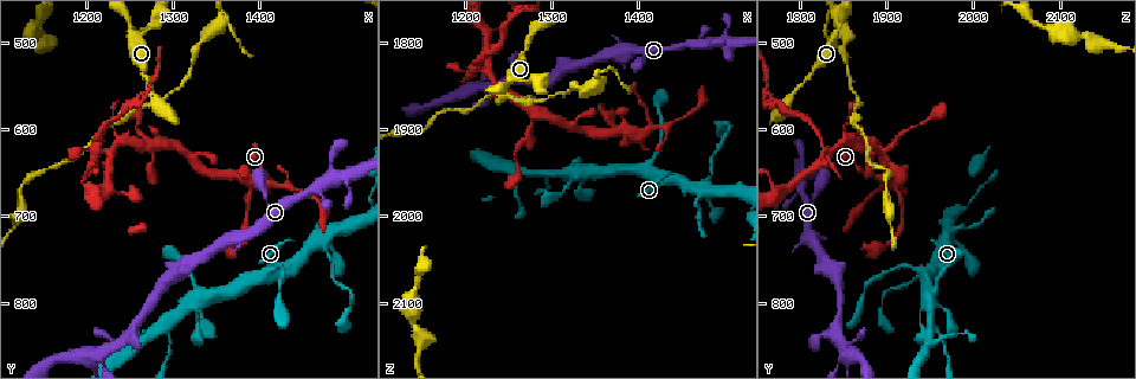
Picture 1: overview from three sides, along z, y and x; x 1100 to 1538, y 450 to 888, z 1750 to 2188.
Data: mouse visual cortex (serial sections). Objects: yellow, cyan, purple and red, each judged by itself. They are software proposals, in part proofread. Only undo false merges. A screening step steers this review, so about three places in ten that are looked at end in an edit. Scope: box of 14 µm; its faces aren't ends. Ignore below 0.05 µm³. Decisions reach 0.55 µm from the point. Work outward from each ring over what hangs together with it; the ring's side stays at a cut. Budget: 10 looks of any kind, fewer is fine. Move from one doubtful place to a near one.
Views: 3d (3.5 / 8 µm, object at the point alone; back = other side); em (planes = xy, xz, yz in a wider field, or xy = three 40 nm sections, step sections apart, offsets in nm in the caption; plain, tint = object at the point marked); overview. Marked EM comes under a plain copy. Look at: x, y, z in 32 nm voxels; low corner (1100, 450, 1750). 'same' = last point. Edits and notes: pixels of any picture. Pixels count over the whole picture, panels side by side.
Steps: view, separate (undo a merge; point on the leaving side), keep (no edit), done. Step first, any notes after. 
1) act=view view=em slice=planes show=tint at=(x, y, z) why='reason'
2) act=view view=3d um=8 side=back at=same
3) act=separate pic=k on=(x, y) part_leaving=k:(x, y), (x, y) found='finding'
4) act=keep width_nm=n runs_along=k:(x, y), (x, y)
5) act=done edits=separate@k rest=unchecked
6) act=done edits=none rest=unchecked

act=view view=3d um=3.5 at=(1420, 755, 1930) why='abrupt turn'

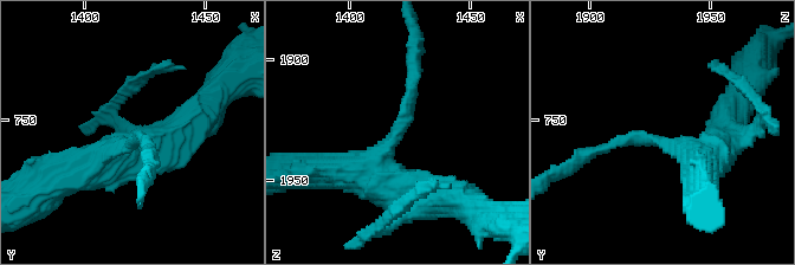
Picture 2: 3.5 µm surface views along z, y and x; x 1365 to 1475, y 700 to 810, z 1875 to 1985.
act=view view=em slice=xy step=3 show=tint at=(1419, 759, 1933)

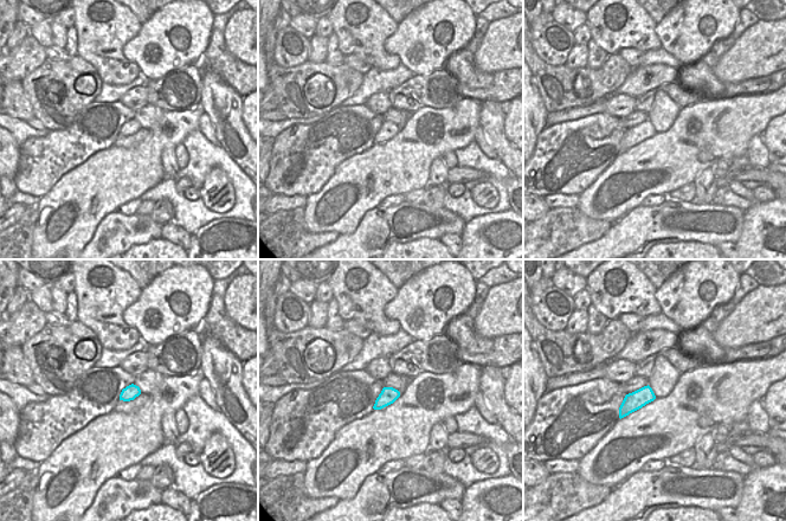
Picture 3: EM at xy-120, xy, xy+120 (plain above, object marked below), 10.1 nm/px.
act=keep width_nm=170 runs_along=2:(401, 194), (376, 176), (415, 70) found='one cell here'

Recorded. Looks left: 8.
act=view view=3d um=3.5 at=(1300, 825, 1950) why='a fork'

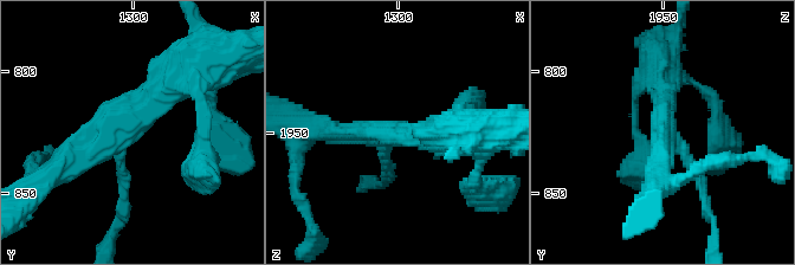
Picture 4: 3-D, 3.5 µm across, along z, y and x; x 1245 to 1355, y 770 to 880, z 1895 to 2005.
act=view view=em slice=xy step=1 show=tint at=(1296, 821, 1951) arms=3 arm_widths_nm=150,300,450 why='now the EM'

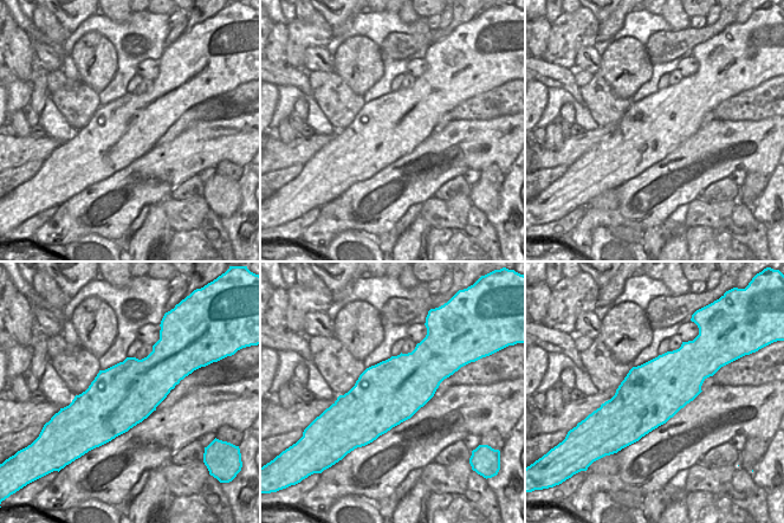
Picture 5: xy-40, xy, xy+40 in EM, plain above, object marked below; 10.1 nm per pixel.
act=keep runs_along=4:(187, 72), (57, 170) found='all the same cell'

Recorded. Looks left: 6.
act=view view=3d um=8 at=(1235, 845, 1850) why='arms run side by side'

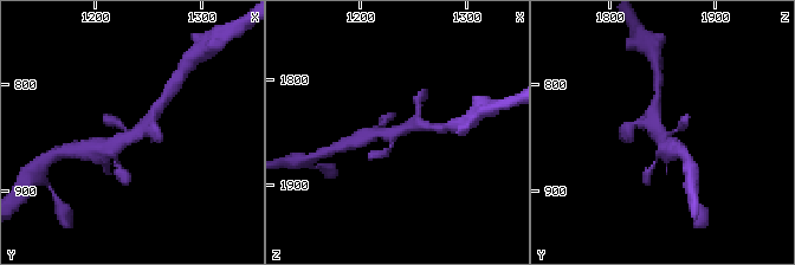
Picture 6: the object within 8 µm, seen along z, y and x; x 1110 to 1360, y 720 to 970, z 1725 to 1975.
act=view view=3d um=3.5 at=(1230, 848, 1850)

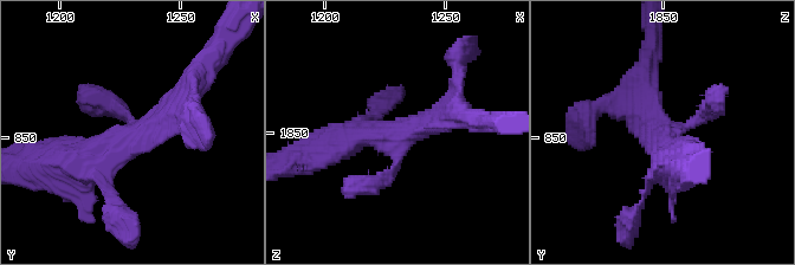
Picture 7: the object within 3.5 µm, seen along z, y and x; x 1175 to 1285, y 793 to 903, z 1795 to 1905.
act=view view=em slice=xy step=2 show=tint at=(1232, 849, 1850)

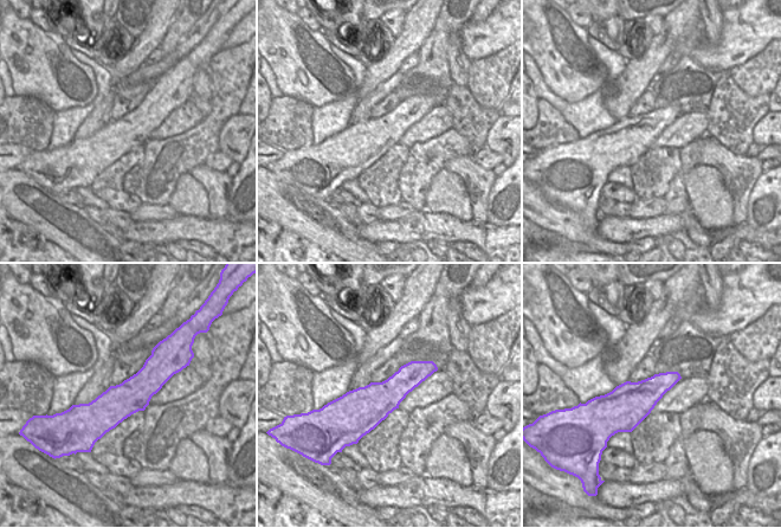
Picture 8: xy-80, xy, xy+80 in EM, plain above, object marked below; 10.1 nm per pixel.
act=keep runs_along=8:(169, 373), (108, 410), (76, 410) found='one cell here'

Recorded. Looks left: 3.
act=view view=em slice=xy step=3 show=tint at=(1280, 615, 1880) why='arms run side by side'

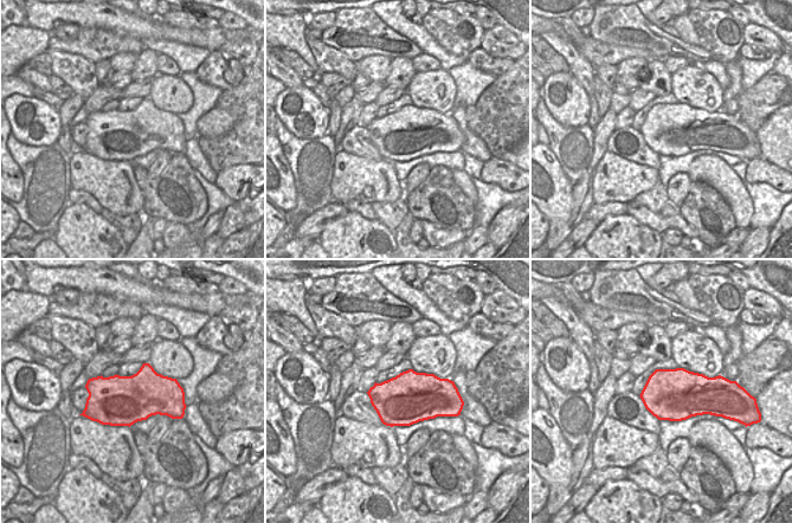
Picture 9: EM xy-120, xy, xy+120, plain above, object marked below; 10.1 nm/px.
act=view view=3d um=3.5 at=same why='wider look'

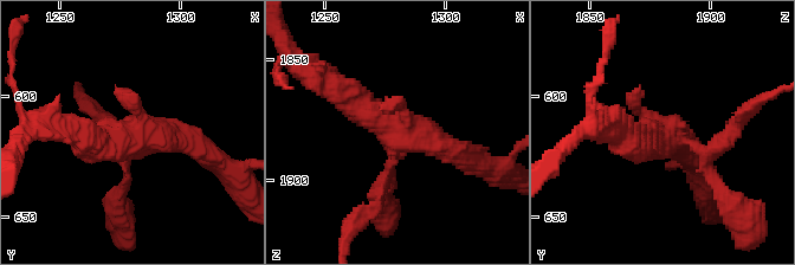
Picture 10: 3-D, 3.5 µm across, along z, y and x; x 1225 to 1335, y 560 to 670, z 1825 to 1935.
act=keep runs_along=10:(471, 157), (402, 134), (337, 88) found='one cell here'

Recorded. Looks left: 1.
act=done edits=none rest=unchecked

